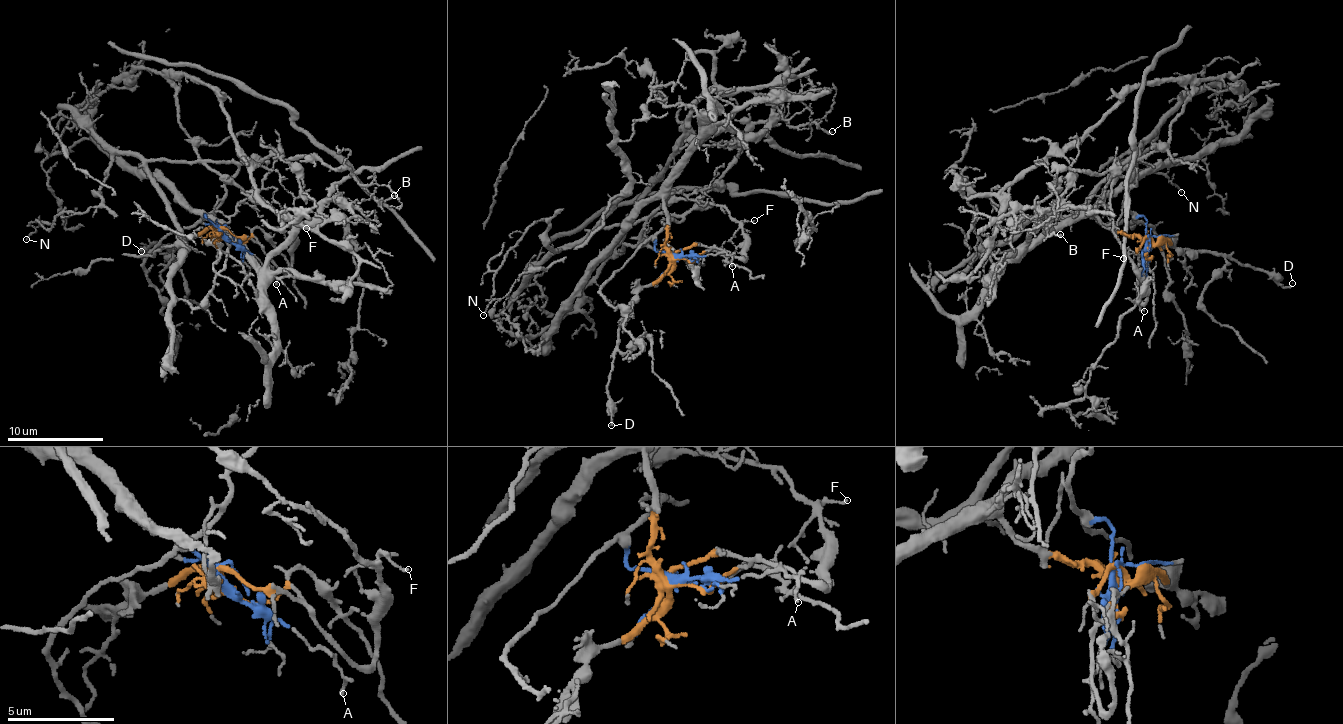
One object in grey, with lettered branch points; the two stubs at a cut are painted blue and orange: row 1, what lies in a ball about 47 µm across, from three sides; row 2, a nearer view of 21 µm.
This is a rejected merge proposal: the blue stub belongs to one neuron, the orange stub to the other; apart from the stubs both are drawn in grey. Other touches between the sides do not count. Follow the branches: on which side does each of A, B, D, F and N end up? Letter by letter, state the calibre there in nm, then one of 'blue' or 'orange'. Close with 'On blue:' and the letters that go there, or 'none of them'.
A: 130 nm thick; blue
B: 170 nm thick; blue
D: 150 nm thick; orange
F: 110 nm thick; orange
N: 100 nm thick; blue
On blue: A, B, N

